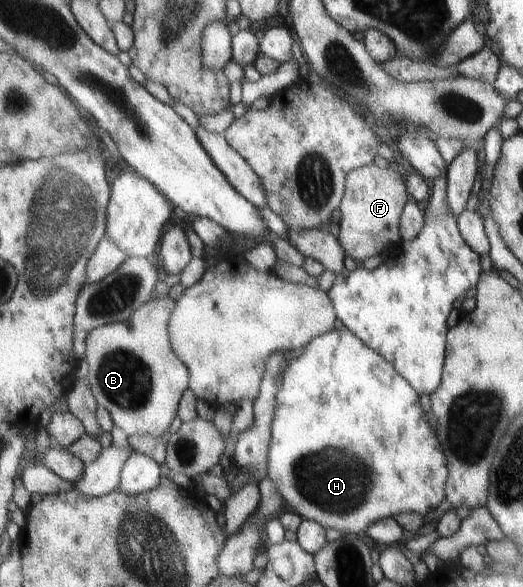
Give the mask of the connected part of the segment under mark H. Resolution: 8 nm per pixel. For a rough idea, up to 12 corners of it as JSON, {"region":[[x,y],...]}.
{"region":[[342,328],[290,361],[269,477],[363,536],[451,467],[415,387]]}

